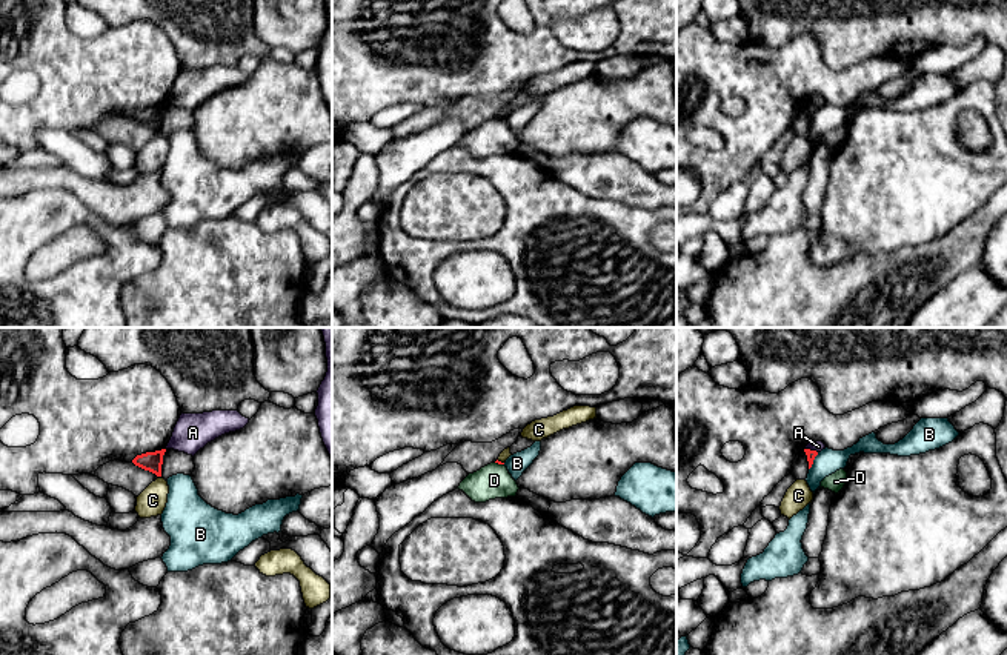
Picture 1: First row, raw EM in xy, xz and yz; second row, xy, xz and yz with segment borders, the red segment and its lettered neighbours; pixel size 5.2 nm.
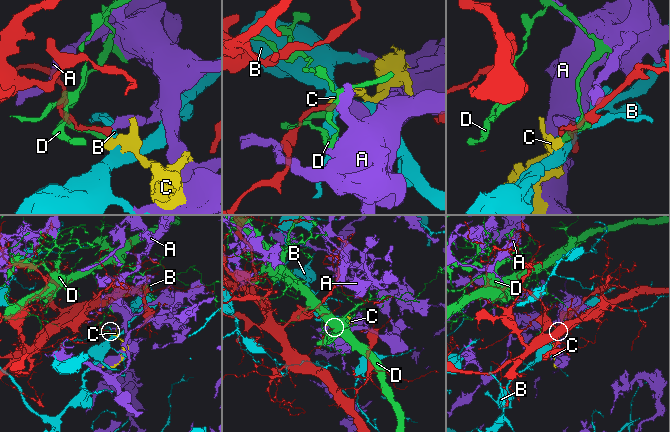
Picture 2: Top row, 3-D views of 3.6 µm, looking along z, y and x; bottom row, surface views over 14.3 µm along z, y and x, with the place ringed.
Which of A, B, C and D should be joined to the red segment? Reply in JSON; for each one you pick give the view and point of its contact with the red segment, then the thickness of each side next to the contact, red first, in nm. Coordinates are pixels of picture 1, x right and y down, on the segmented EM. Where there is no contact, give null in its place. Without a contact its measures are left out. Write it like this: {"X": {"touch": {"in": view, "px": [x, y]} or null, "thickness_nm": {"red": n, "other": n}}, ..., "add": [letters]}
{"add": []}

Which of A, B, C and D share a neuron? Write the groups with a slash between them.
A / B / C / D

